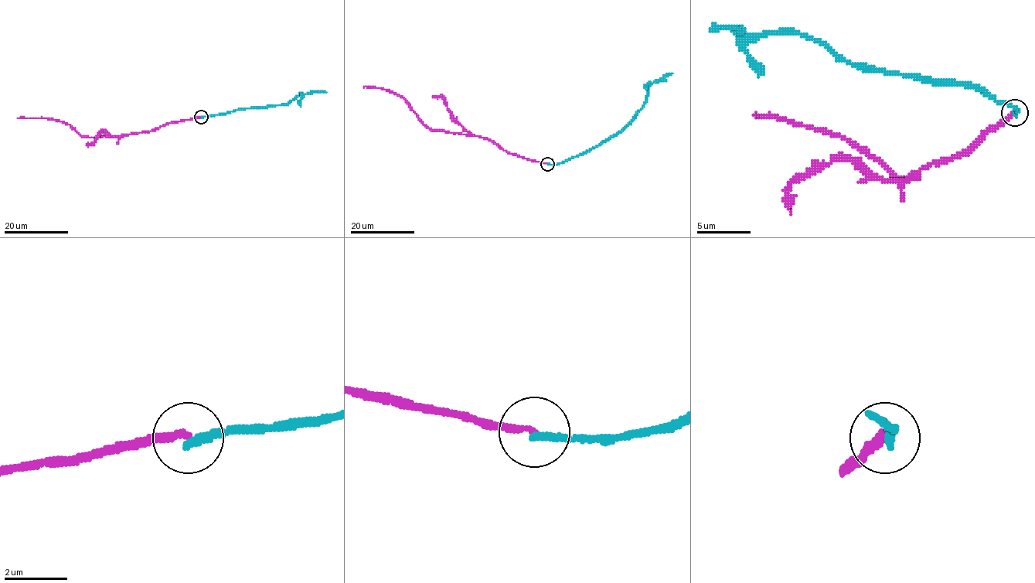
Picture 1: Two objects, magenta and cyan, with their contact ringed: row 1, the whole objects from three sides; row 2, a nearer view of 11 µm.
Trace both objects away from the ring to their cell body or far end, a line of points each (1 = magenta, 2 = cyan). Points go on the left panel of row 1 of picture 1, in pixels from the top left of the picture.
1: (201, 117), (120, 136), (85, 137), (69, 124), (56, 120), (17, 117)
2: (201, 117), (286, 103), (302, 93), (326, 93)

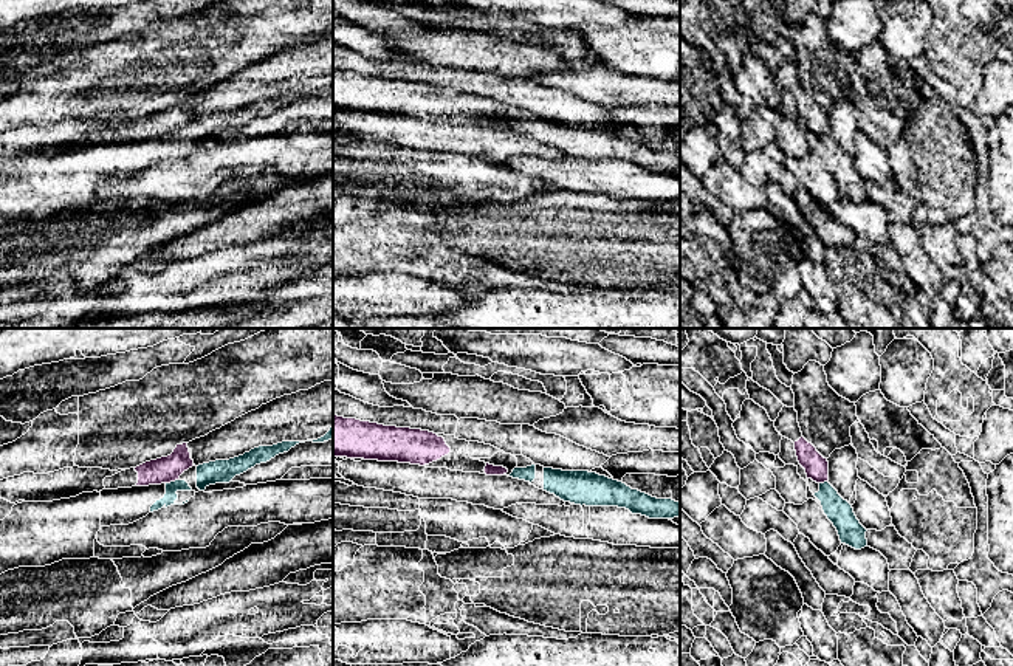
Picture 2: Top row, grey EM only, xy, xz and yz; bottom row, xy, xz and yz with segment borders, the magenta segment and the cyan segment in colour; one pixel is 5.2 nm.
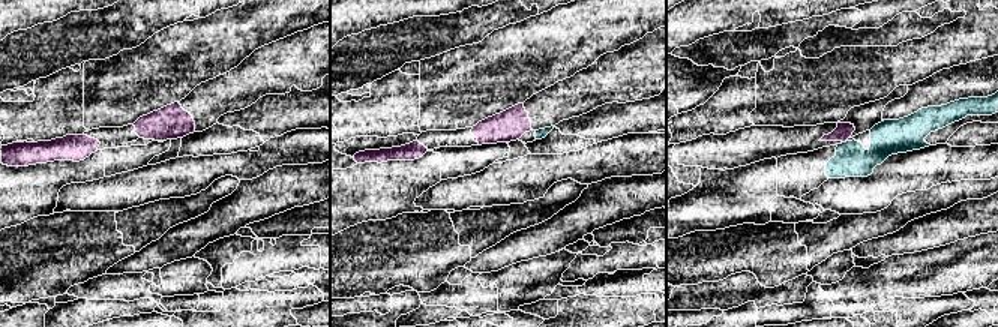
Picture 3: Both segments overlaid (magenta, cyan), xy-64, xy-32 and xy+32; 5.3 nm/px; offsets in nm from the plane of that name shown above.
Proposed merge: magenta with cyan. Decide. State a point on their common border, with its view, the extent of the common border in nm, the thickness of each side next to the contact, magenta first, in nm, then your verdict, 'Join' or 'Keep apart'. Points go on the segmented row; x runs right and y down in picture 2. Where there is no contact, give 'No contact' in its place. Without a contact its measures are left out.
Touches magenta at xy (171, 480). Shared border 70 nm. Thickness 140 nm (magenta) against 70 nm. Keep apart

